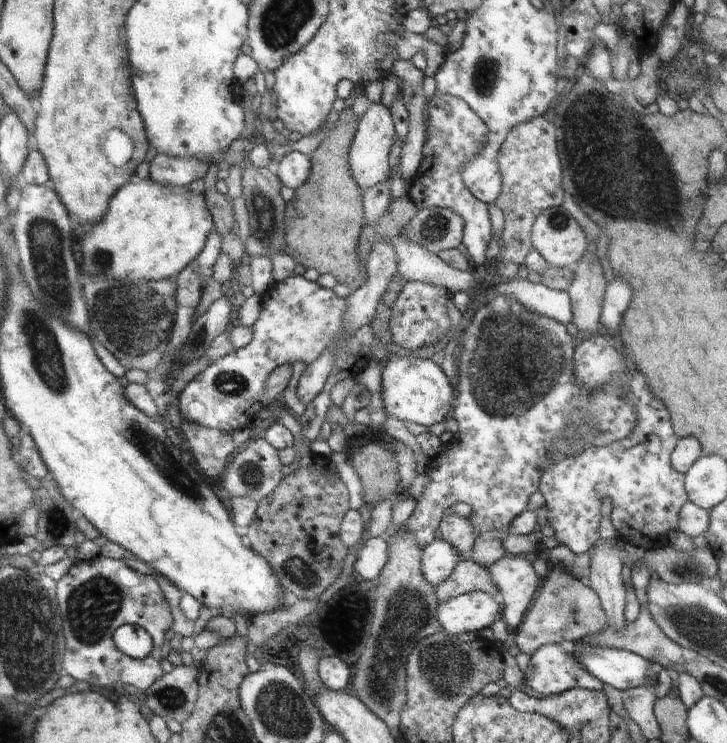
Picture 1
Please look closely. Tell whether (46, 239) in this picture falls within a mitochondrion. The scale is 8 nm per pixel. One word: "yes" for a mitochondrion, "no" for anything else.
yes

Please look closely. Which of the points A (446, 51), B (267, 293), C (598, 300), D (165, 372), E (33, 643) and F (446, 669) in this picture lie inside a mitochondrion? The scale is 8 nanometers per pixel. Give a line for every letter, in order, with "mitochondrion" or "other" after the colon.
A: other
B: other
C: other
D: mitochondrion
E: mitochondrion
F: mitochondrion

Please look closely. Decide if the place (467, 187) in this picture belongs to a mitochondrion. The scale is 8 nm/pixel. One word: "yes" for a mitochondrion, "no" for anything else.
no

